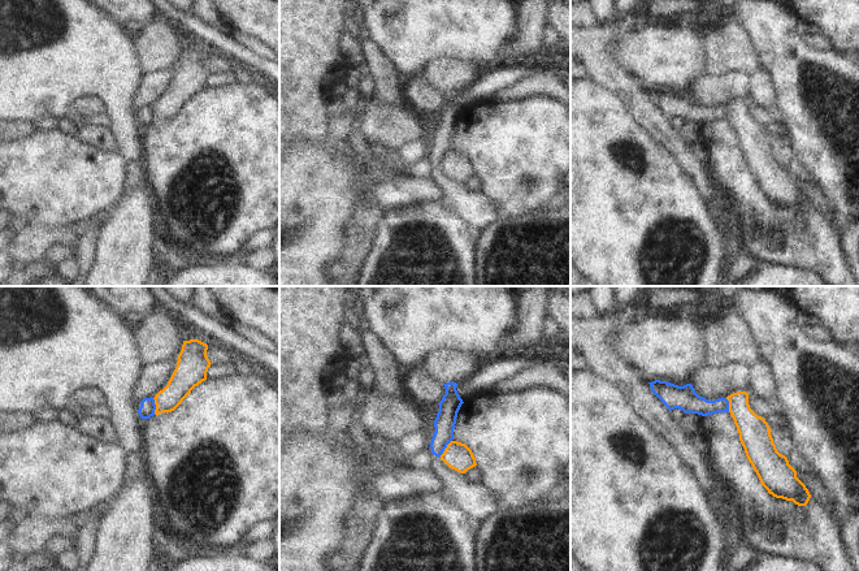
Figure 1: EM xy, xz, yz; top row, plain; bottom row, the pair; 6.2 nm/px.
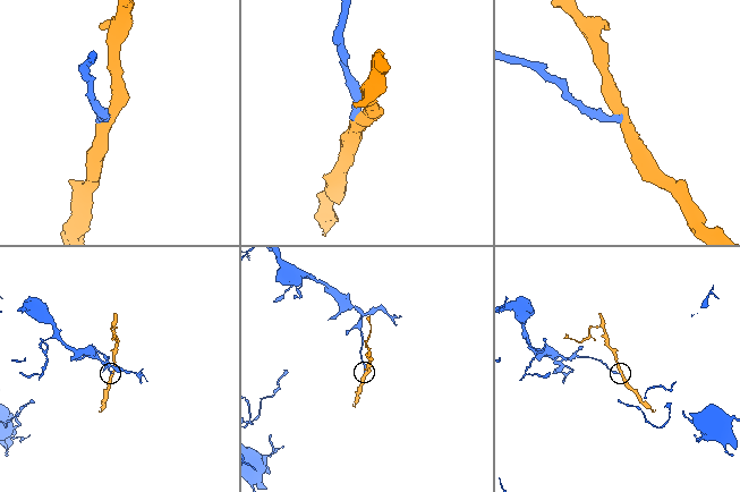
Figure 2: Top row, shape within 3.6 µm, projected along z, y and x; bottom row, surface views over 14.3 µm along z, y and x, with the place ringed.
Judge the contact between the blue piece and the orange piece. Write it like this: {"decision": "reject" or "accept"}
{"decision": "reject"}

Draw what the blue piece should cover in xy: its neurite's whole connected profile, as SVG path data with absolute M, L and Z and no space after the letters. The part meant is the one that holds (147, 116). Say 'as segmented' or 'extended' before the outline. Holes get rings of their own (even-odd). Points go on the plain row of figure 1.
as segmented; M144 107L140 111L140 116L138 118L138 122L142 127L149 127L155 124L156 113L153 107Z

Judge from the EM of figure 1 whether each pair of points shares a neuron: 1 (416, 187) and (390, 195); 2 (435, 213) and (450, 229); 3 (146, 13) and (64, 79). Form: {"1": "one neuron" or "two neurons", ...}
{"1": "one neuron", "2": "one neuron", "3": "two neurons"}

